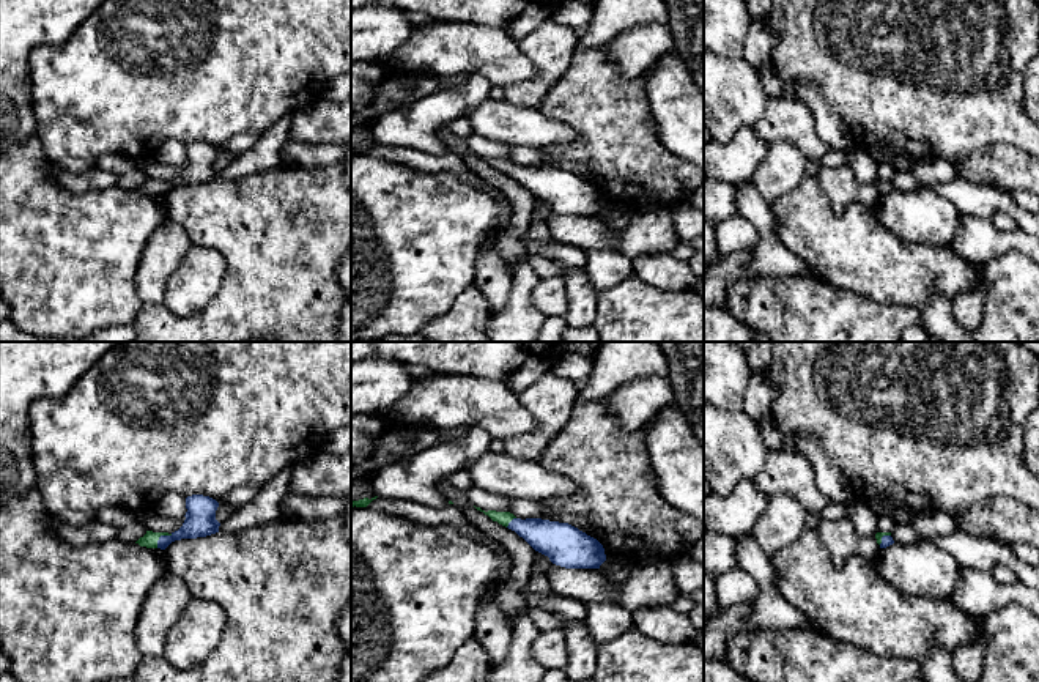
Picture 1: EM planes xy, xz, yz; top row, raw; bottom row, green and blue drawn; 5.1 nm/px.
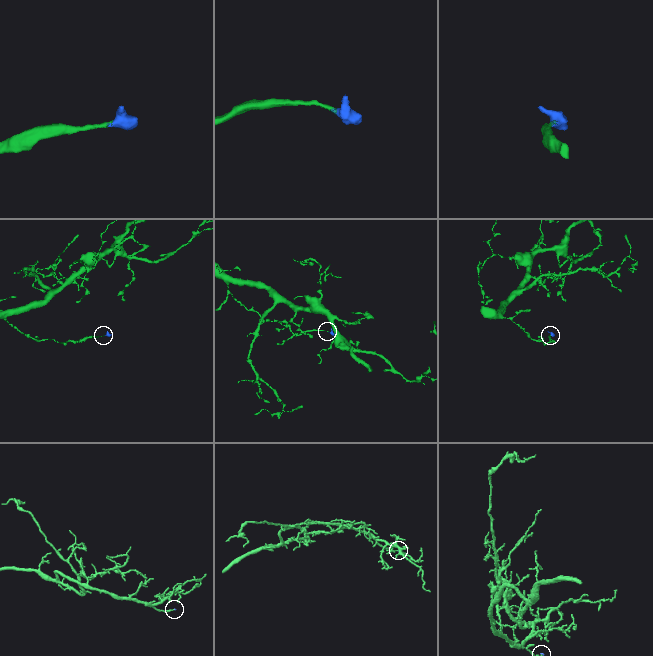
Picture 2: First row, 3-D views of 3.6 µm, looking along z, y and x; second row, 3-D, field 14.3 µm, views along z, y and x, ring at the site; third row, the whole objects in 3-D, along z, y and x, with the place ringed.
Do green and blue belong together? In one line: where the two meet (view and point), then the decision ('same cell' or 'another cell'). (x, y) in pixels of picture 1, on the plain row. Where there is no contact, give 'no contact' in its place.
xy (161, 181) | same cell

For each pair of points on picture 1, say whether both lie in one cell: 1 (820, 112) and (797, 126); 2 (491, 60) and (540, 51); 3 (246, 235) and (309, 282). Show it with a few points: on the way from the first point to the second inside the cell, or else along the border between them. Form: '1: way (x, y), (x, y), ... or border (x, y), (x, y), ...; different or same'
1: border (792, 96), (811, 111), (816, 133), (831, 148); different
2: border (517, 43), (536, 68), (536, 77), (504, 87); different
3: way (262, 238), (293, 270); same

